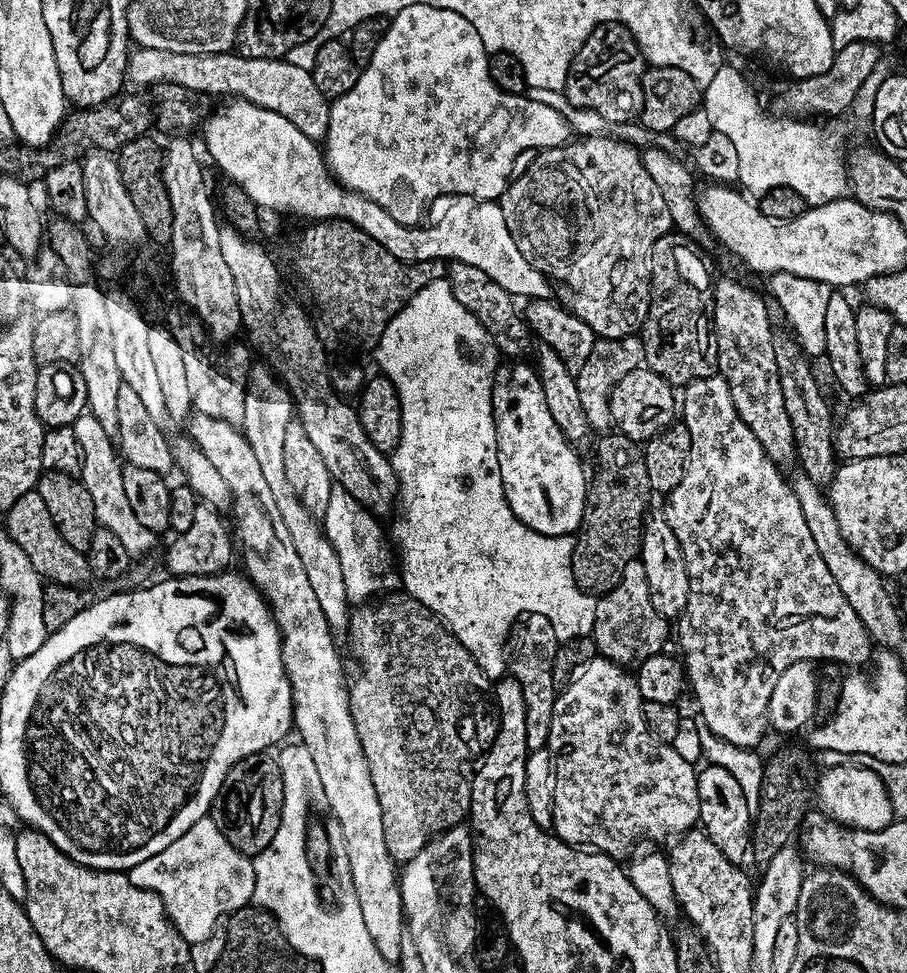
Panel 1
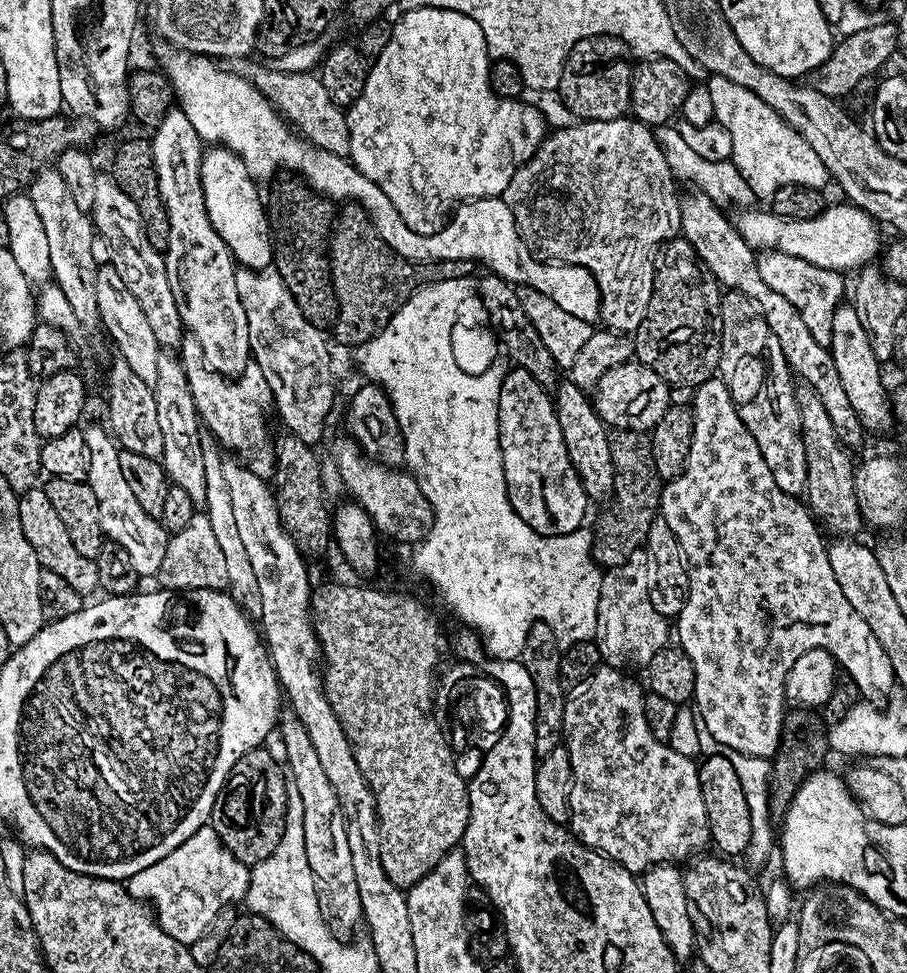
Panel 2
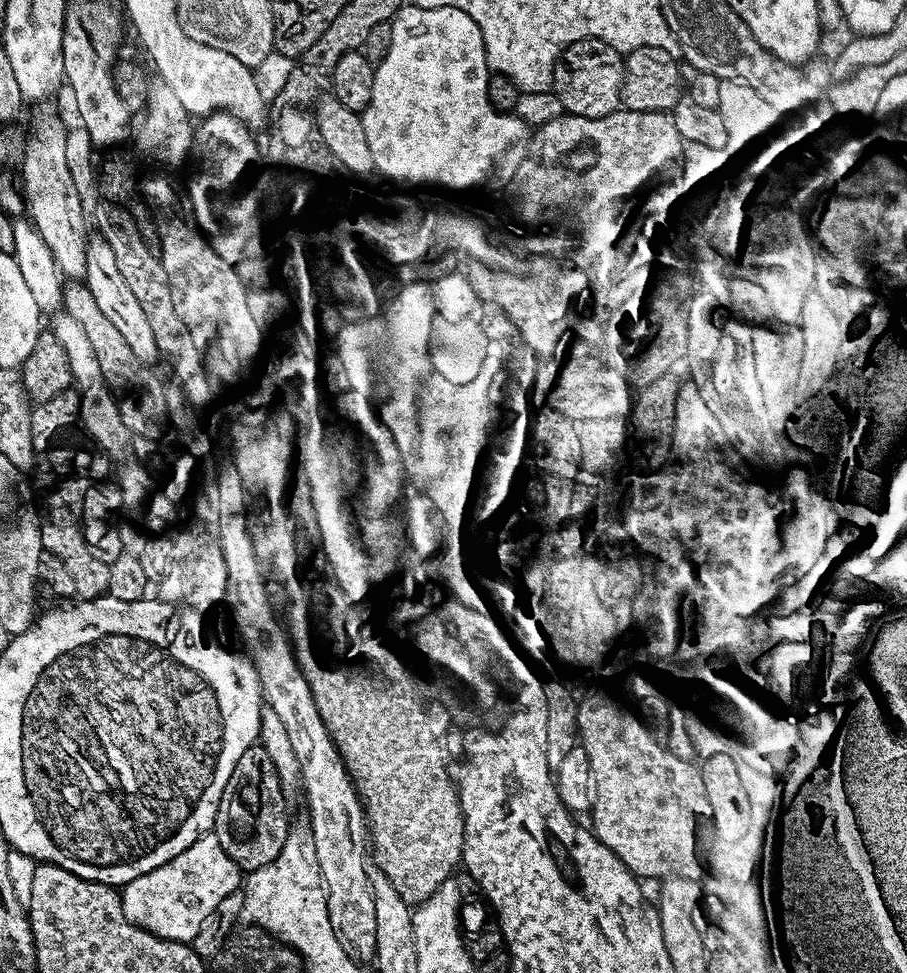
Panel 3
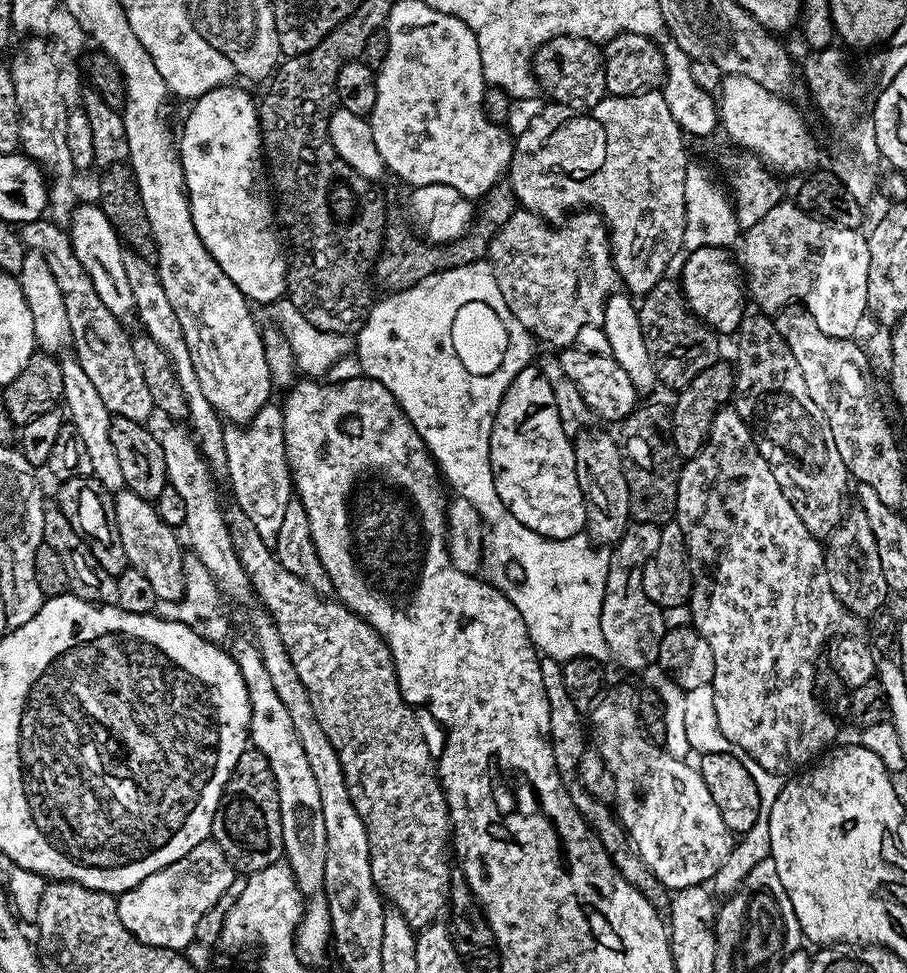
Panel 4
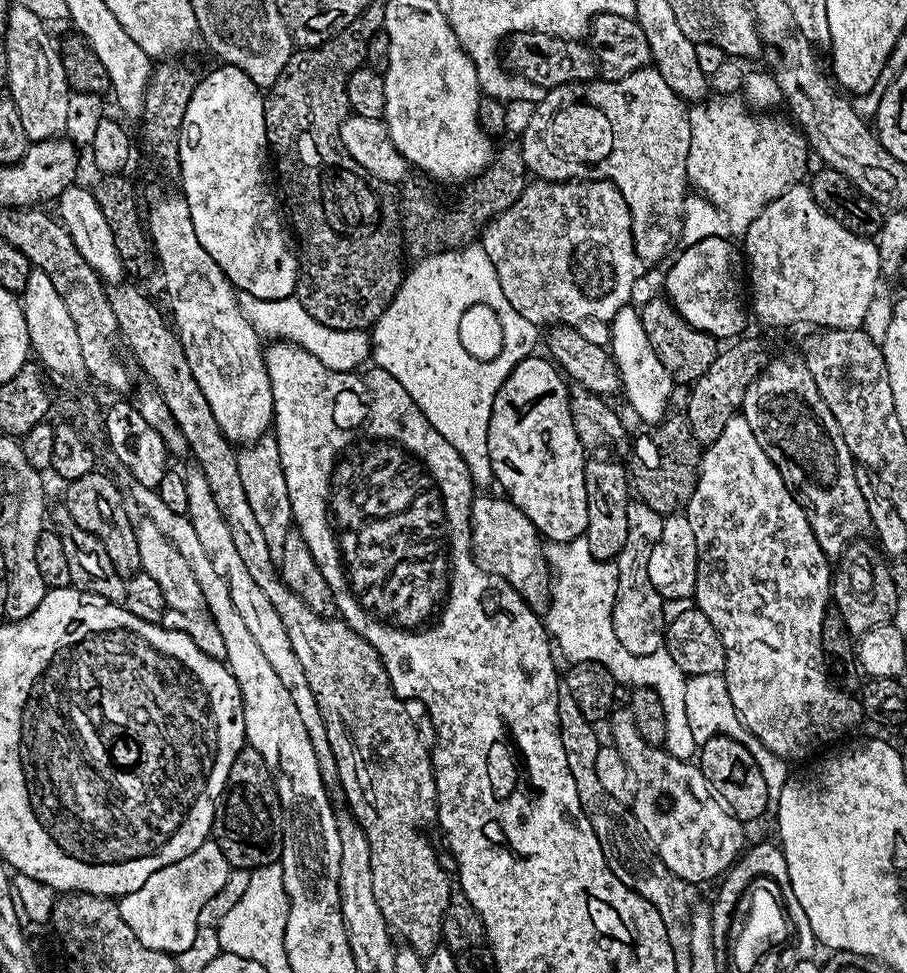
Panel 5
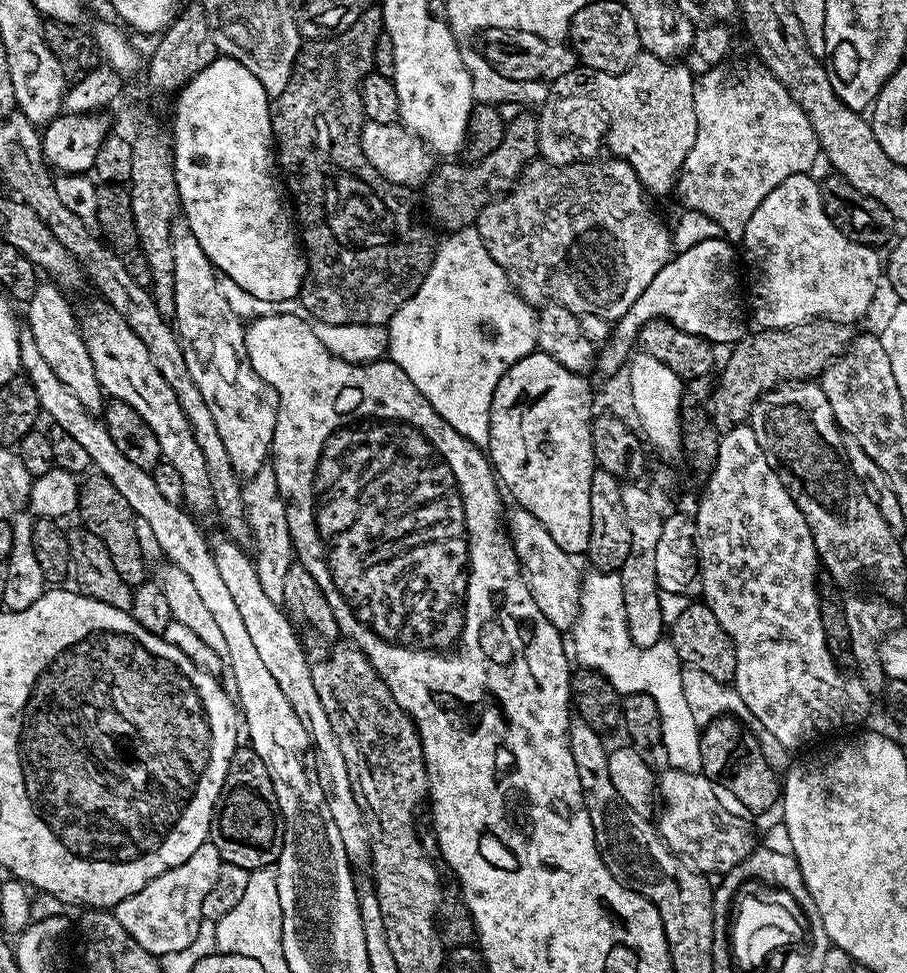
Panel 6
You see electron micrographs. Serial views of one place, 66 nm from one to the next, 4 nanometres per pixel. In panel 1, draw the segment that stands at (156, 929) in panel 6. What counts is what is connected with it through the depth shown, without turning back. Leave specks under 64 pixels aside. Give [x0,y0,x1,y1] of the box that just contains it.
[126,815,253,945]

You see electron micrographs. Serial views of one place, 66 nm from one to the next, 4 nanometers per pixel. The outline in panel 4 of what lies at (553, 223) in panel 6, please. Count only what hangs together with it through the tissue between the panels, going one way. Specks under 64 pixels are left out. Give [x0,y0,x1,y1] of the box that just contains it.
[487,208,620,350]

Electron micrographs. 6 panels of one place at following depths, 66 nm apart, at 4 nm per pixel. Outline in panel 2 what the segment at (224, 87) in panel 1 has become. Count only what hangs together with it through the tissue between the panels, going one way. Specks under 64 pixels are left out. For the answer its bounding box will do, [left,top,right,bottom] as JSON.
[238,58,348,154]

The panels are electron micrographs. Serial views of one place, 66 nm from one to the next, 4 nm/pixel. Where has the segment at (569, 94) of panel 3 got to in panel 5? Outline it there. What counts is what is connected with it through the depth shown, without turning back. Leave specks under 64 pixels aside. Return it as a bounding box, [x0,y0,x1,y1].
[506,32,598,90]

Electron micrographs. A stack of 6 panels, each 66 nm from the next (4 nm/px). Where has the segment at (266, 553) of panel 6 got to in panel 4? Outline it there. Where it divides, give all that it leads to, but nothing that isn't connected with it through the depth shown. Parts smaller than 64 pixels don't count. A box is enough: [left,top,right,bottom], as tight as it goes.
[220,404,294,548]

